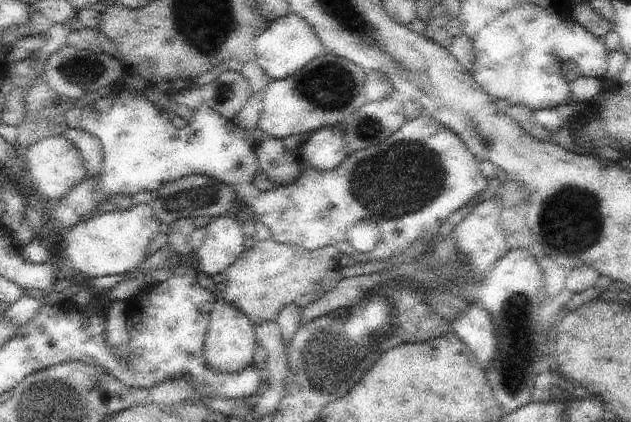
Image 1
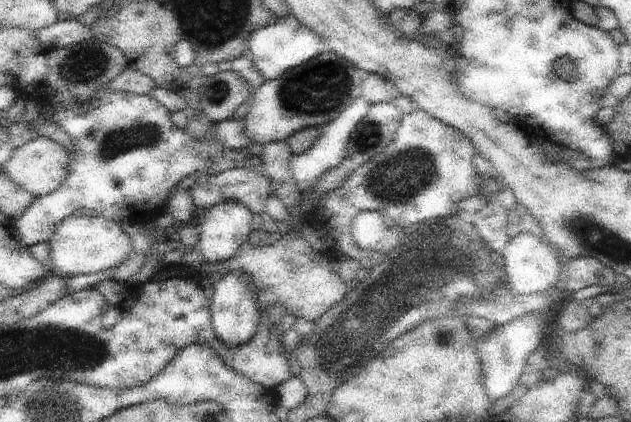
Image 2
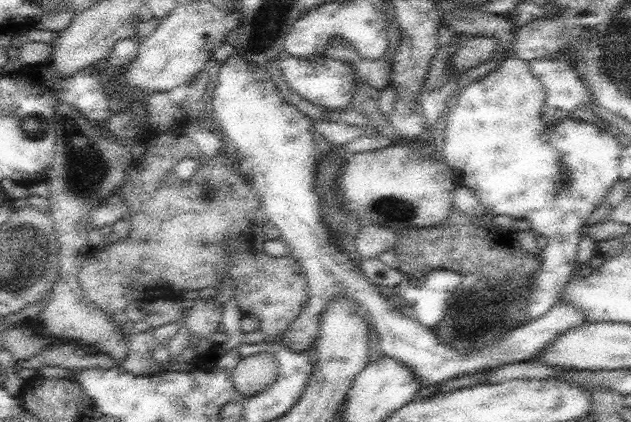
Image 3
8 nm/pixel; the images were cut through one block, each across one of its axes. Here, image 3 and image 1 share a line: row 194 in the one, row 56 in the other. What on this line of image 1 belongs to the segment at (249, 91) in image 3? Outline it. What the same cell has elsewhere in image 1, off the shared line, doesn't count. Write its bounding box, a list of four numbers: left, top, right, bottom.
[255,12,325,79]

